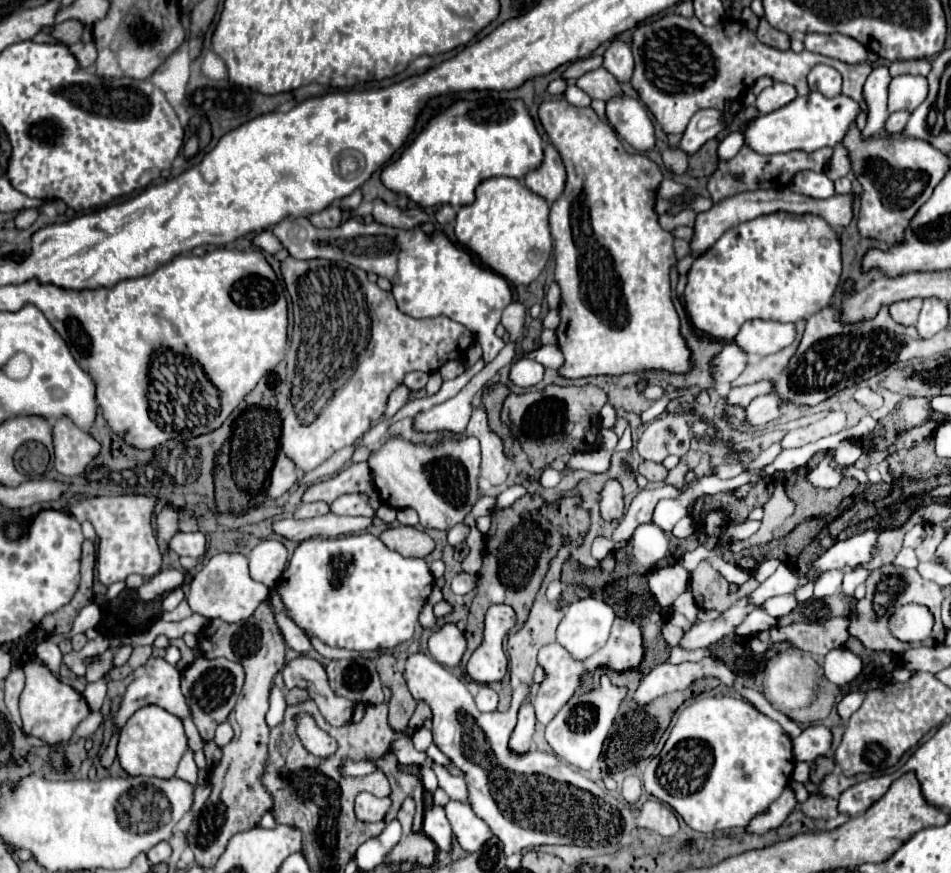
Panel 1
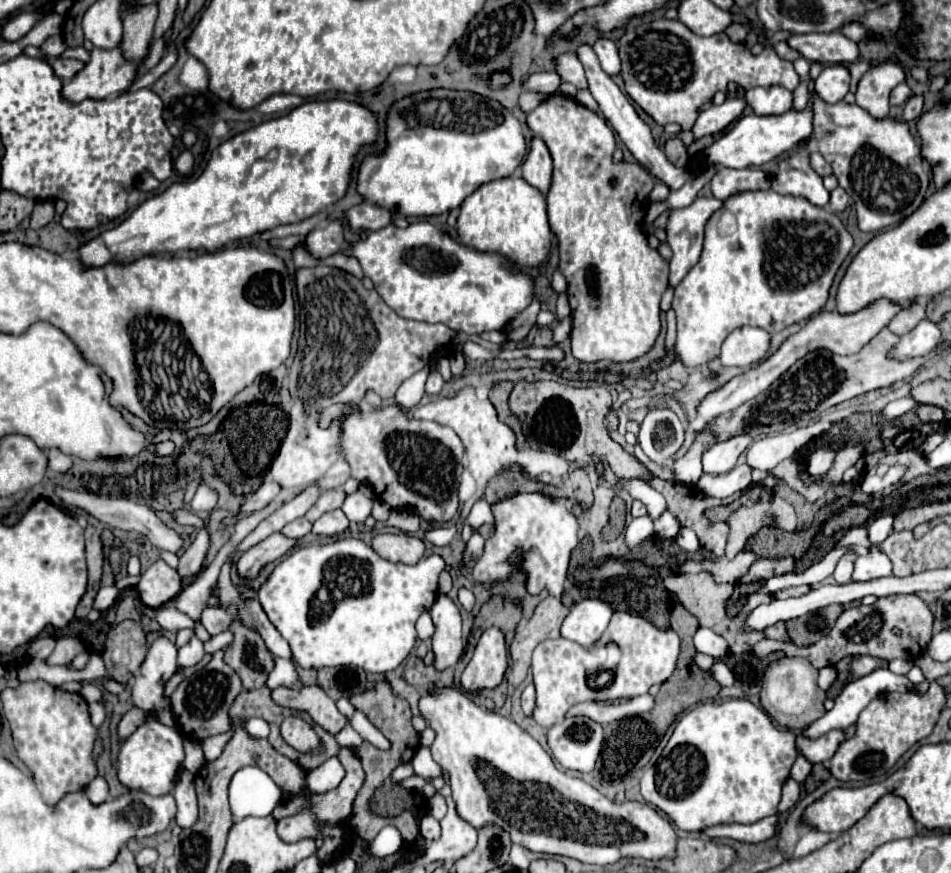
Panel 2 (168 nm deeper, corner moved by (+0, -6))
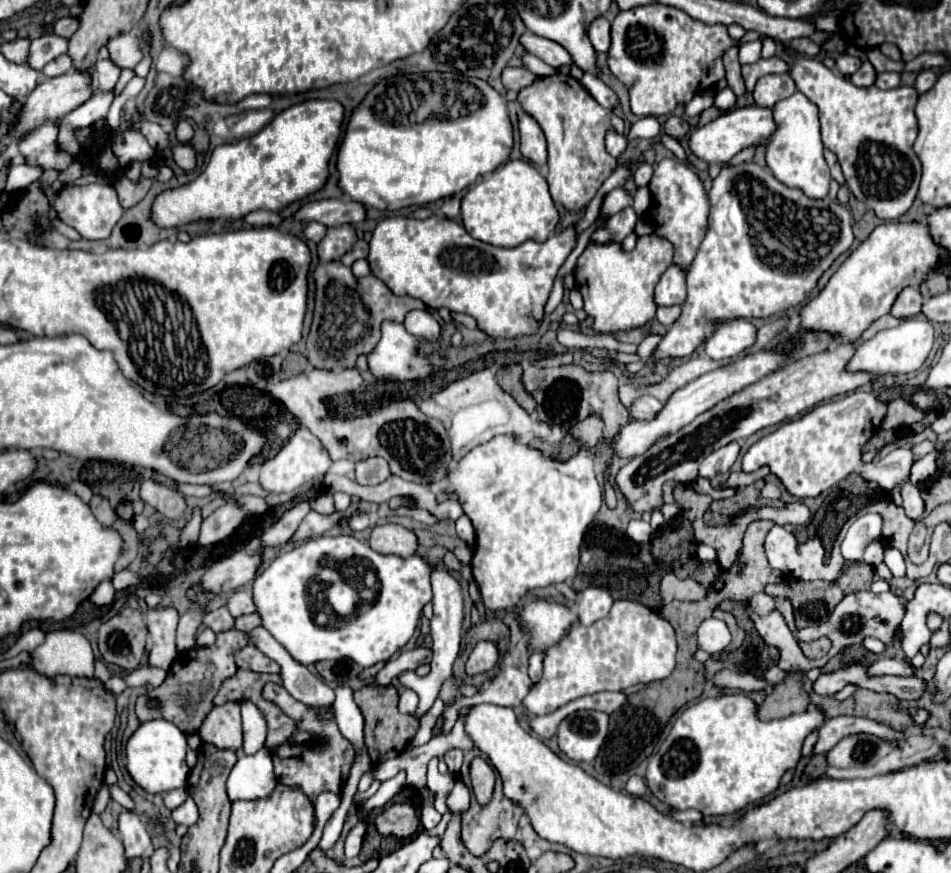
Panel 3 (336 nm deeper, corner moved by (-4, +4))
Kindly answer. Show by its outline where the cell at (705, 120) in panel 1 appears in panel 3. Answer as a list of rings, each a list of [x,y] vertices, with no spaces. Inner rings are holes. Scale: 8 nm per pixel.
[[[728,86],[724,90],[720,90],[714,98],[714,106],[720,110],[730,110],[730,108],[734,108],[734,104],[736,104],[736,96]]]

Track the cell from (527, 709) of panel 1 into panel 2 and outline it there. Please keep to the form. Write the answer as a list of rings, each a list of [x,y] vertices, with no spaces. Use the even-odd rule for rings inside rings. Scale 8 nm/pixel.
[[[526,686],[522,692],[522,710],[530,718],[534,712],[534,686]]]

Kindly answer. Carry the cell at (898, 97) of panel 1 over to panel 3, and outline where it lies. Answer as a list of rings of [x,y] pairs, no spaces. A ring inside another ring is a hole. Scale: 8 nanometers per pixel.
[[[878,72],[876,80],[874,80],[874,86],[882,88],[882,90],[896,88],[898,84],[900,84],[900,74],[896,74],[896,72]]]

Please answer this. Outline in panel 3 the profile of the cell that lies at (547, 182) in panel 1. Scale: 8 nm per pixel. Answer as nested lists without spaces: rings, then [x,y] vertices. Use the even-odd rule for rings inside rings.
[[[518,112],[518,132],[522,156],[542,168],[546,164],[546,138],[542,128],[534,118],[530,118],[530,114]]]

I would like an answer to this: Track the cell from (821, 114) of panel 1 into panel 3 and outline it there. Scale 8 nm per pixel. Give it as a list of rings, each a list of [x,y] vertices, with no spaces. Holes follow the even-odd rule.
[[[746,106],[746,108],[732,108],[726,114],[720,114],[716,120],[704,124],[702,128],[696,128],[688,138],[688,148],[694,156],[708,164],[722,164],[734,158],[742,148],[750,144],[758,144],[760,138],[768,138],[774,132],[776,124],[772,120],[772,110],[760,108],[760,106]]]

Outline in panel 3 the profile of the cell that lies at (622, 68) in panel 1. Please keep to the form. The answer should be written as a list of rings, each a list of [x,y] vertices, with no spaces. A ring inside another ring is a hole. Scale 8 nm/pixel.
[[[598,16],[588,28],[588,38],[590,38],[596,52],[608,52],[608,48],[610,48],[610,22],[604,16]]]

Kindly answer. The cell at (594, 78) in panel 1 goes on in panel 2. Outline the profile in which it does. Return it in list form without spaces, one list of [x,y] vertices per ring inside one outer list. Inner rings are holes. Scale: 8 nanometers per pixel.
[[[562,54],[556,58],[556,72],[562,76],[564,82],[570,82],[574,84],[578,90],[586,90],[588,84],[586,84],[586,74],[584,74],[584,68],[578,60],[576,54]]]

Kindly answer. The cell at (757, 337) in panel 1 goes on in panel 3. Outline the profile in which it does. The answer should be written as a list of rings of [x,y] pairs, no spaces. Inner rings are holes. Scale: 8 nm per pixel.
[[[736,318],[720,324],[714,334],[704,342],[704,352],[712,360],[738,356],[742,350],[752,346],[756,340],[756,326],[744,318]]]

